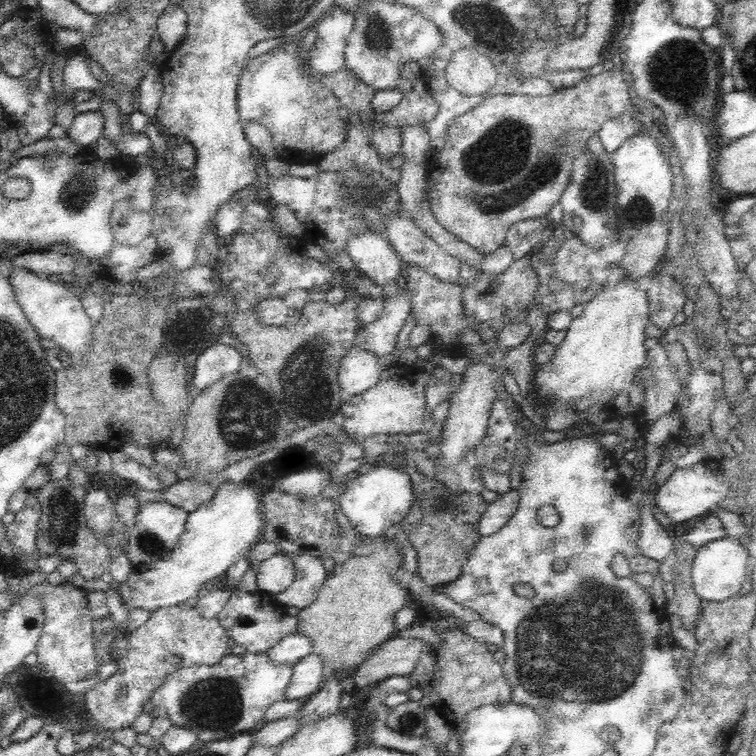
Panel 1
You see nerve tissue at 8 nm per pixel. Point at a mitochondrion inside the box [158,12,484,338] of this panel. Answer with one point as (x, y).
(364, 202)

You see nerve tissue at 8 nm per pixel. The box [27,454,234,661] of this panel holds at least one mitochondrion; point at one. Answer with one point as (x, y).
(62, 532)

